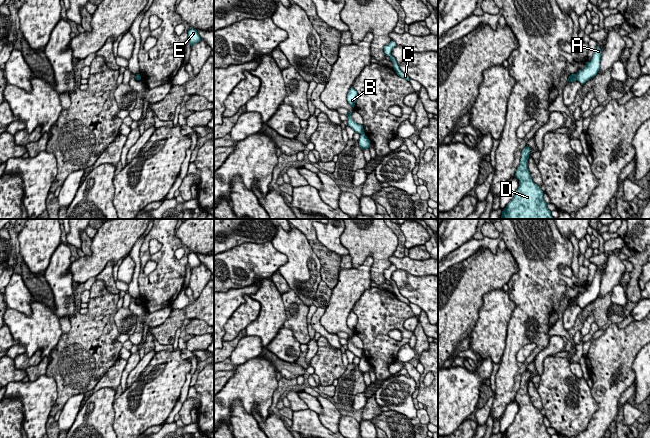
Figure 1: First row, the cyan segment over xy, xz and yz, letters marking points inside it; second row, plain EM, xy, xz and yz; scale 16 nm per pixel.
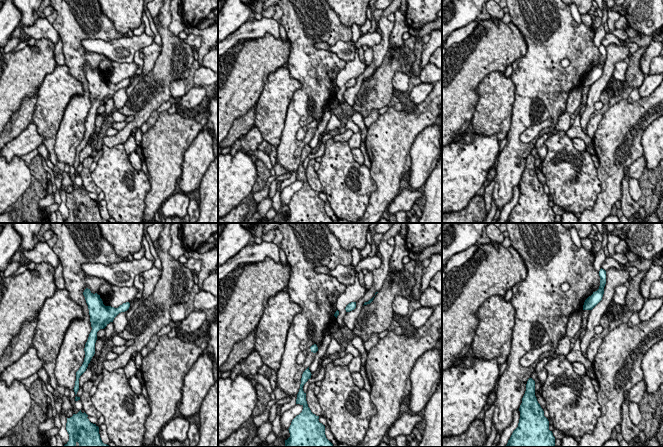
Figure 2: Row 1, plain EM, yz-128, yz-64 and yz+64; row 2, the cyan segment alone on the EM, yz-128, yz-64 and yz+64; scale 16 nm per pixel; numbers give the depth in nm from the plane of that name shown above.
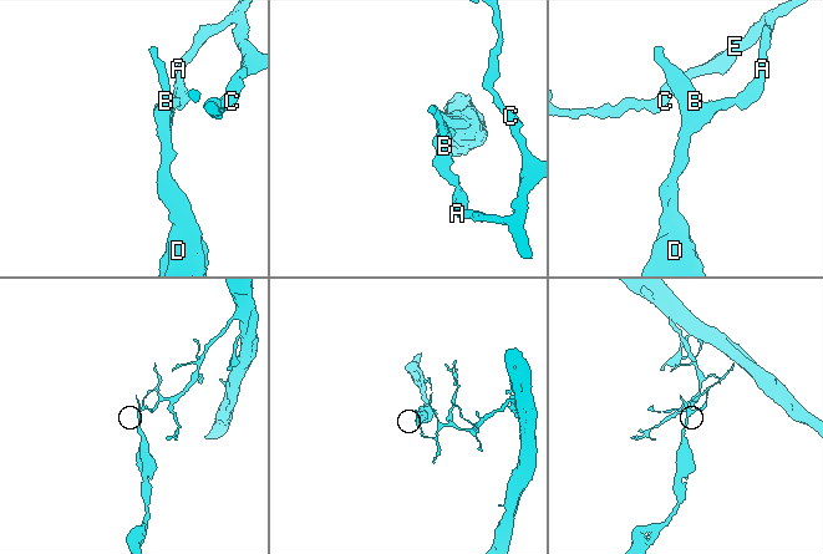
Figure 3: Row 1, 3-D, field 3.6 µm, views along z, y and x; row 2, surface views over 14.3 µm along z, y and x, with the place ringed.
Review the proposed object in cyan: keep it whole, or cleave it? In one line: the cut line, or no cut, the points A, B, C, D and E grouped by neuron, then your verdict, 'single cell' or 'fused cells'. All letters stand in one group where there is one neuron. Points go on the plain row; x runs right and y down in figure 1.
cut in yz along (575, 298), (577, 303); A C E / B D; fused cells

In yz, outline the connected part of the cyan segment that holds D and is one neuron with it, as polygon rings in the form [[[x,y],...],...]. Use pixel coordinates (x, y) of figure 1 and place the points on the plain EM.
[[[528,369],[522,374],[520,389],[515,397],[519,411],[502,438],[551,438],[544,425],[543,415],[533,406],[528,394],[530,375]]]

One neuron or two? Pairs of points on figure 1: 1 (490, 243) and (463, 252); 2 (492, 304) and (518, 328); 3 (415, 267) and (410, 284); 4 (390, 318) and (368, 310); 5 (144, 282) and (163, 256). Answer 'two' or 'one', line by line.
1: one
2: two
3: two
4: one
5: one

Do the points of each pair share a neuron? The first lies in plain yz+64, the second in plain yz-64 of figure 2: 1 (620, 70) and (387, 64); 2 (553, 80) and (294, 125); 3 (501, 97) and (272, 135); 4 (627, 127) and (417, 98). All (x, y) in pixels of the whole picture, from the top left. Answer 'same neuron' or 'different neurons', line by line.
1: different neurons
2: same neuron
3: same neuron
4: different neurons

